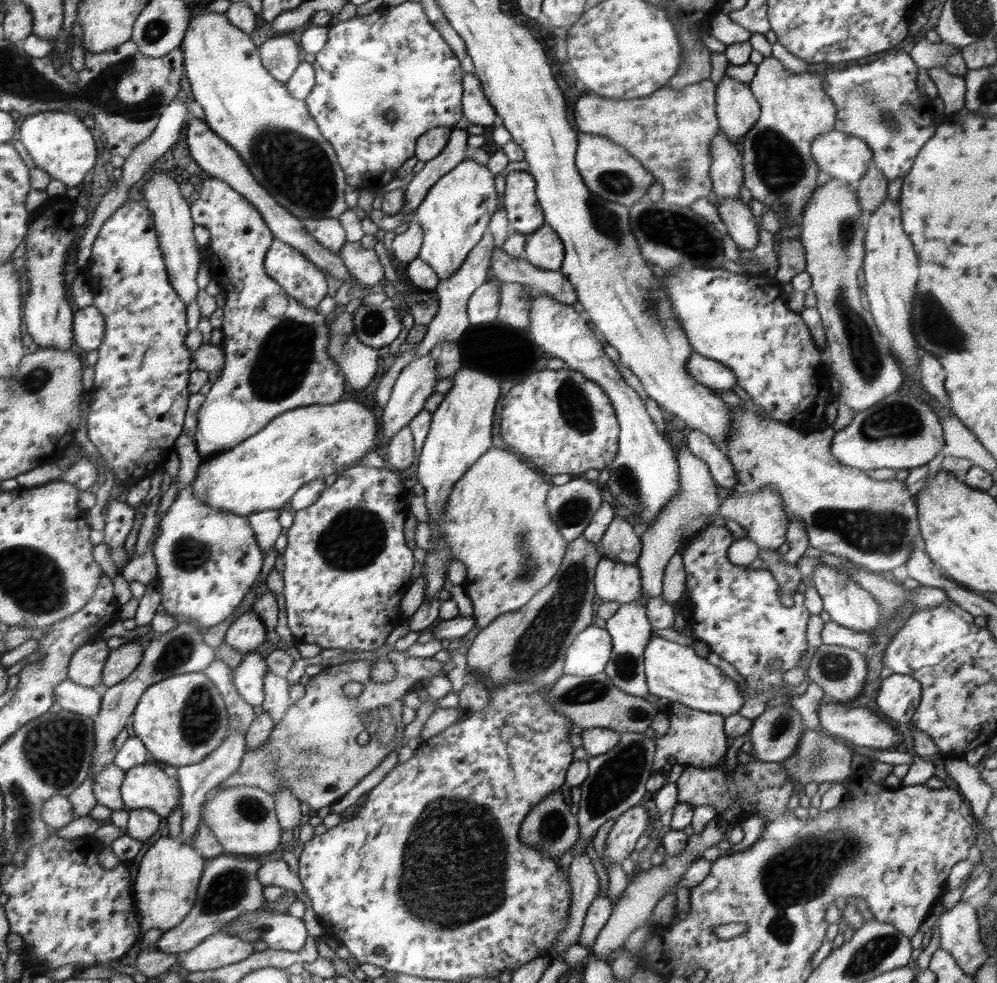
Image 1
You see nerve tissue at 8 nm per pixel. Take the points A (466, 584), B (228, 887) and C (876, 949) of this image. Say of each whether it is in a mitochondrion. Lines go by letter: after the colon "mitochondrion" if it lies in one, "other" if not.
A: other
B: mitochondrion
C: mitochondrion

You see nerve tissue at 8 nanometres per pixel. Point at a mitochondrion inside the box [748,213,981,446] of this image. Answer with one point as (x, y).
(900, 420)

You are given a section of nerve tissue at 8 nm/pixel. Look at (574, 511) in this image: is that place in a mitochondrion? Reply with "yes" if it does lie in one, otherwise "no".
yes

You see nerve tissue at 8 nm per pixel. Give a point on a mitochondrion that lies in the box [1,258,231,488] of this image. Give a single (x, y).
(34, 381)

